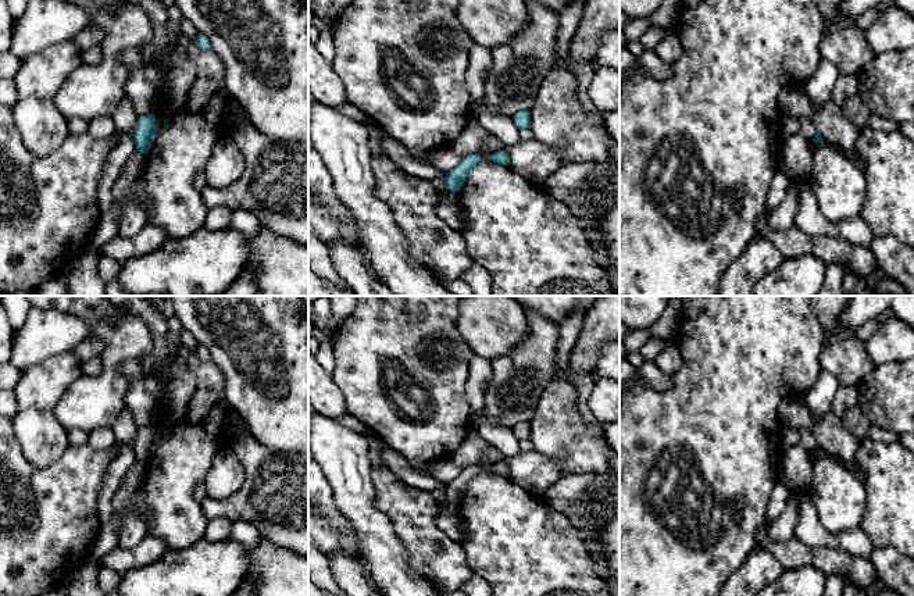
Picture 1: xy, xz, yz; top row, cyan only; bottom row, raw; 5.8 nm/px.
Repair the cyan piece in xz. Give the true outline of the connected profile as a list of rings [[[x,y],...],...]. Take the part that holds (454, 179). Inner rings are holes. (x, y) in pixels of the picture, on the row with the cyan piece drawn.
[[[478,153],[463,157],[458,165],[446,174],[444,185],[446,189],[460,192],[468,171],[481,161],[481,156]]]

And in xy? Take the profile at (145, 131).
[[[154,114],[138,117],[133,135],[133,142],[138,151],[147,154],[147,151],[150,150],[151,143],[156,138],[156,122],[157,121]]]

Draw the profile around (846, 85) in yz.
[[[840,75],[835,83],[832,100],[840,106],[847,96],[851,96],[856,93],[857,93],[857,76]]]

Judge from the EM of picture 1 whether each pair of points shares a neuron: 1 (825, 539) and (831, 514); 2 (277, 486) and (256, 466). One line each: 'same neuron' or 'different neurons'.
1: different neurons
2: same neuron

